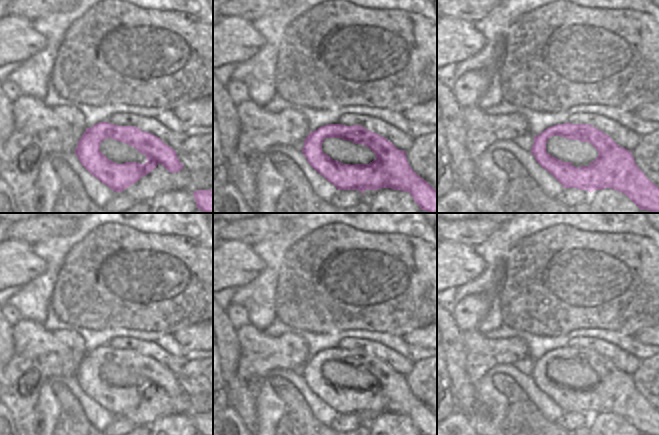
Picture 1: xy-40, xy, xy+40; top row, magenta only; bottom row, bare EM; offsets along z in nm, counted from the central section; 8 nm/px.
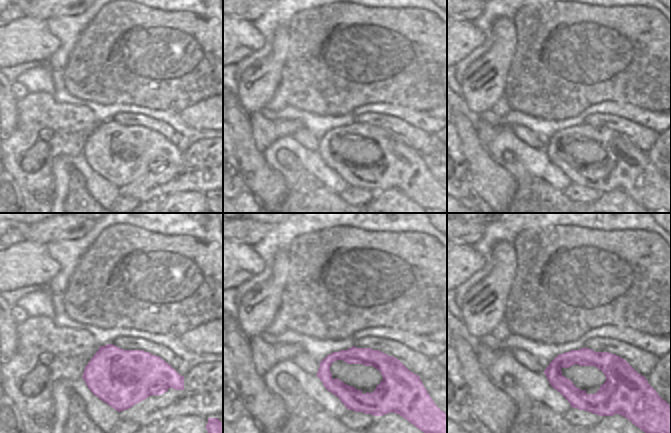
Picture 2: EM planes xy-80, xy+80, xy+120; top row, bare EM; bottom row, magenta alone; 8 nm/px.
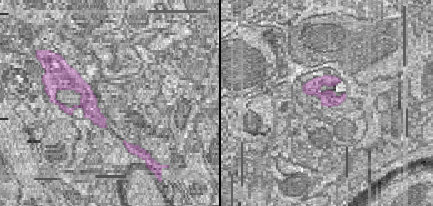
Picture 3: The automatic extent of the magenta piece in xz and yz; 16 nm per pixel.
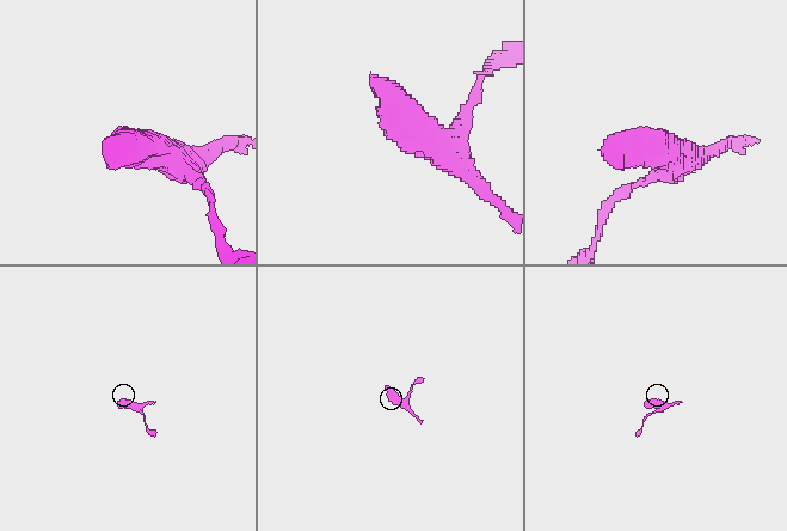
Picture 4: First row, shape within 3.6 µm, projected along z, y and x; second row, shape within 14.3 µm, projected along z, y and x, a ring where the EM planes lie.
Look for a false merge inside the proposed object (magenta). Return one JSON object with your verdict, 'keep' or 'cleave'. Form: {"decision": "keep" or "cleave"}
{"decision": "keep"}

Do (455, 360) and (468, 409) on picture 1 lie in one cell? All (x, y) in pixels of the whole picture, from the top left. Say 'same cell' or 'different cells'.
same cell

